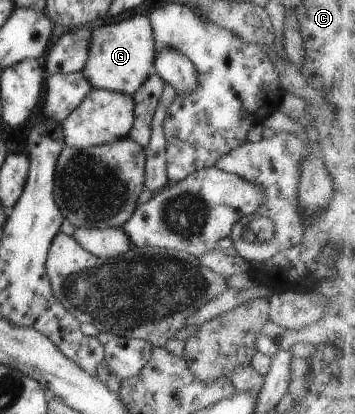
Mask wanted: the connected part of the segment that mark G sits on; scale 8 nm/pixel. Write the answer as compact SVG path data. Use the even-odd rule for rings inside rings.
M145 16L103 24L91 31L89 52L81 72L92 89L102 89L132 97L153 71L154 42L151 24Z

